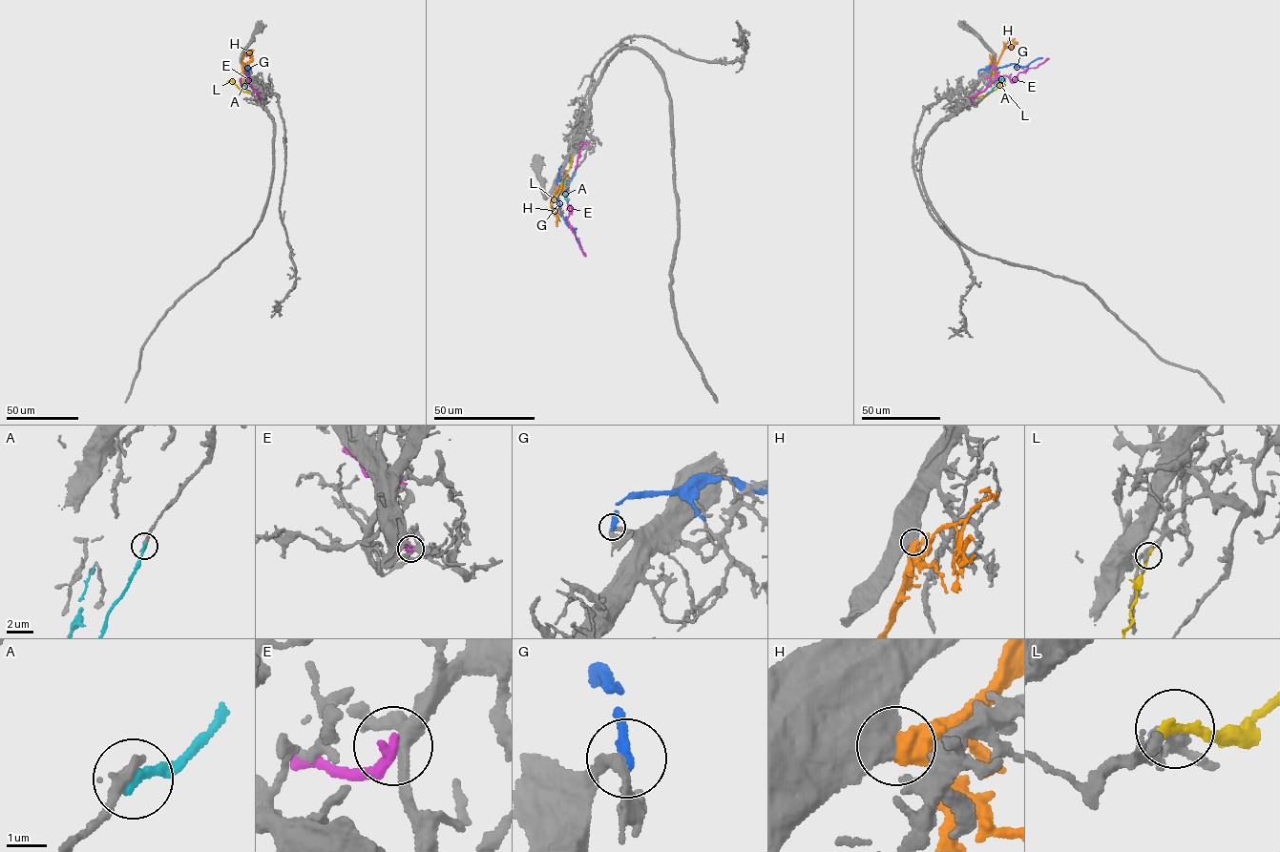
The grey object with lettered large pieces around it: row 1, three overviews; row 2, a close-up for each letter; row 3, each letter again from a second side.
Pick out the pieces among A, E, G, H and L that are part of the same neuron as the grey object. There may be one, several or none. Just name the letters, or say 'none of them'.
H

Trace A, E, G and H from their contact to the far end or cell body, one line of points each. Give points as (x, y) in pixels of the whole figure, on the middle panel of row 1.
A: (575, 172), (563, 190), (567, 175)
E: (589, 142), (581, 146), (567, 193), (566, 219), (586, 257)
G: (561, 166), (557, 184), (560, 211), (566, 223), (574, 229), (581, 249)
H: (556, 186), (551, 205), (561, 216), (562, 210)

